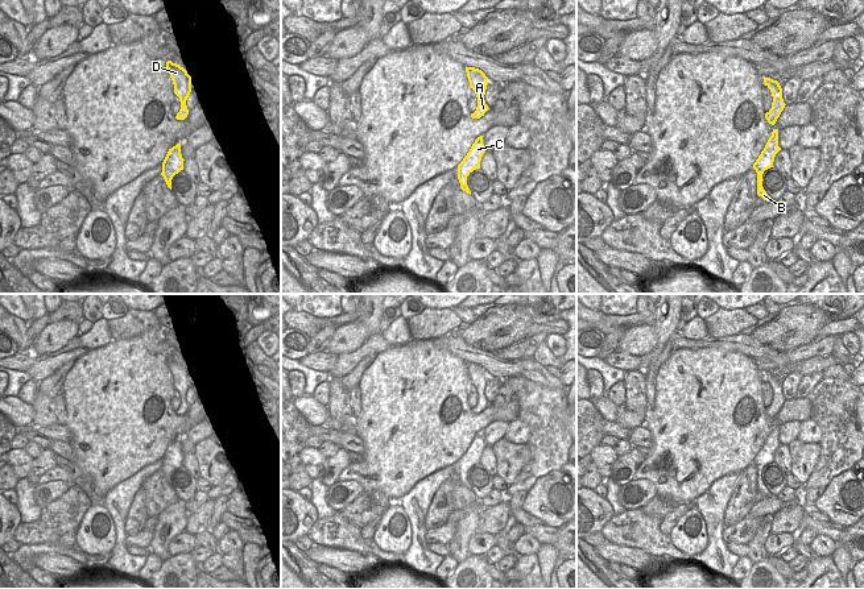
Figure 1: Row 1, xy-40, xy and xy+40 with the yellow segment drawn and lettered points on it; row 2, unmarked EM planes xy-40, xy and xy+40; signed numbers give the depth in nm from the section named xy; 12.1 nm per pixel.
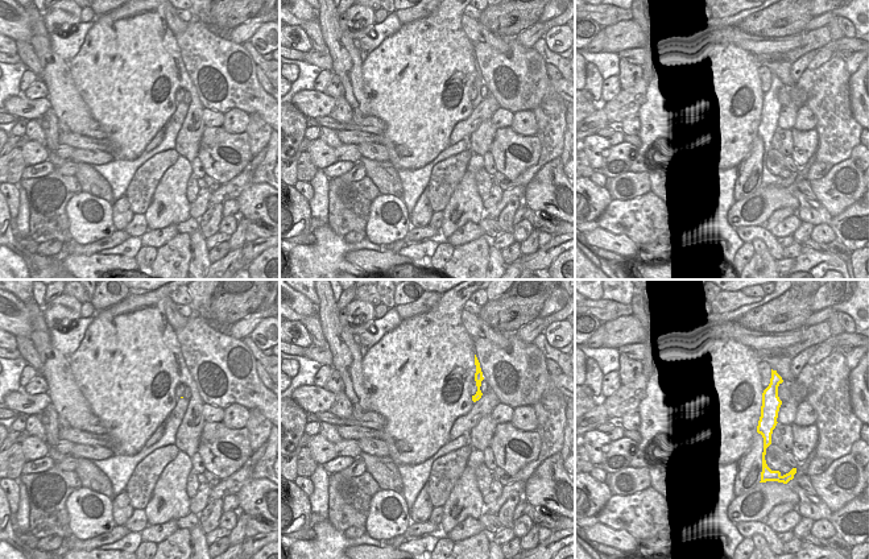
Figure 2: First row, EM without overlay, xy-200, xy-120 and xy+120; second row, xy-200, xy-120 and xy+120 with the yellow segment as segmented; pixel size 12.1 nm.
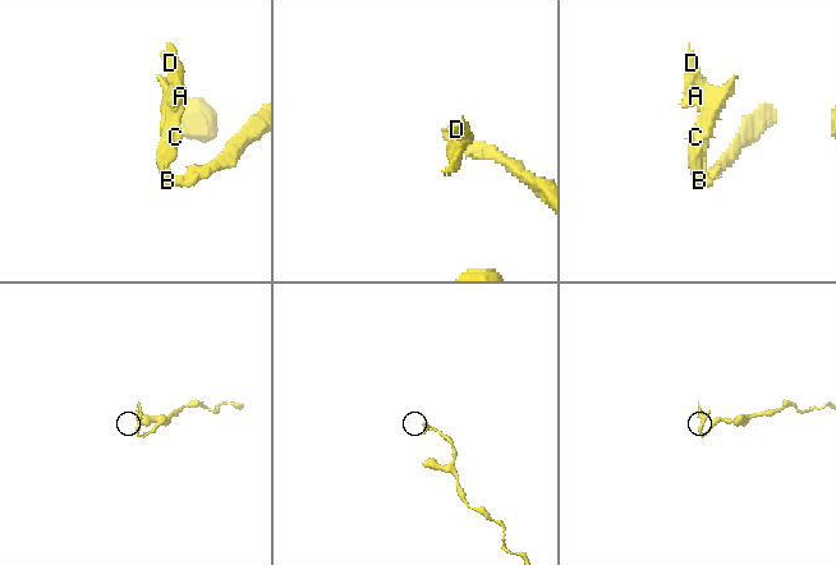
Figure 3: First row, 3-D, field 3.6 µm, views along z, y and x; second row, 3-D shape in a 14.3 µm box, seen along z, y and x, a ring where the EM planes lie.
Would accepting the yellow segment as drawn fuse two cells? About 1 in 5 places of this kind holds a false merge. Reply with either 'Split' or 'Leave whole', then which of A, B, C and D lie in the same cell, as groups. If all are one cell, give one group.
Split. Groups: A C D / B.

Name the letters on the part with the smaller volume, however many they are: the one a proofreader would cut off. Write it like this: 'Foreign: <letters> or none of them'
Foreign: A, C, D

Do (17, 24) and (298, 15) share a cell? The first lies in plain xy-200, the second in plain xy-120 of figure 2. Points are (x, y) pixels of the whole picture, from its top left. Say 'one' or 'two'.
one

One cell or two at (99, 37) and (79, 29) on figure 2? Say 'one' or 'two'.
two

